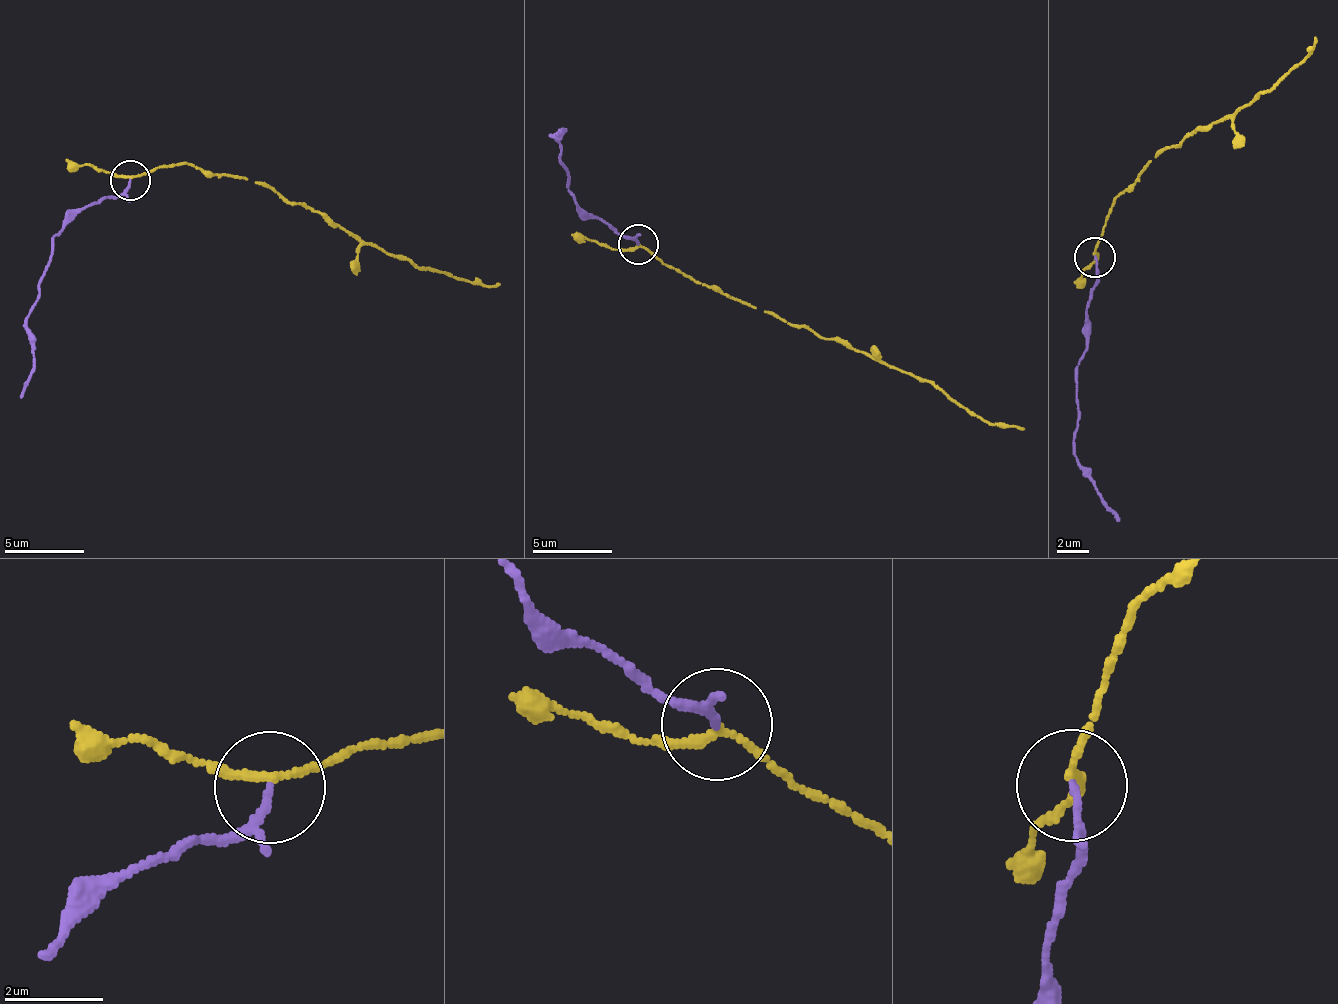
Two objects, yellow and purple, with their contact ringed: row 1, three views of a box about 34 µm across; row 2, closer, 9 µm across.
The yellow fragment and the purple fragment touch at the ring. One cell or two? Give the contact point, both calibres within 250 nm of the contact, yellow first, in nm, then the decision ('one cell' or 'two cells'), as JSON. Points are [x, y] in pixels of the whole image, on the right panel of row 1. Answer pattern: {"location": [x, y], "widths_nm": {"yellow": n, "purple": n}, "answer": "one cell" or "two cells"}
{"location": [1095, 257], "widths_nm": {"yellow": 160, "purple": 140}, "answer": "two cells"}

